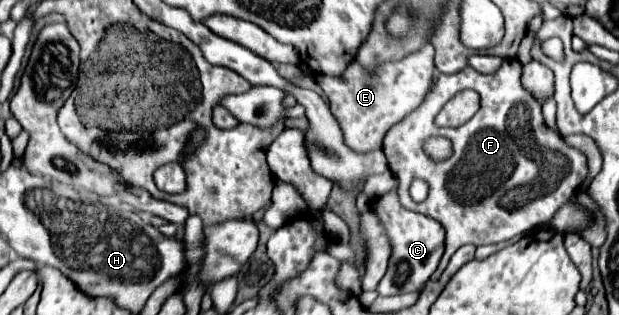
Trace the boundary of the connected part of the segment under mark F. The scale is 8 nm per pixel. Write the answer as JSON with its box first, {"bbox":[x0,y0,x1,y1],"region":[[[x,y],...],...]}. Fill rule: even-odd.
{"bbox":[384,61,588,281],"region":[[[518,61],[504,63],[494,75],[482,75],[472,67],[466,67],[456,75],[440,75],[424,103],[388,131],[384,153],[392,173],[400,181],[398,195],[402,207],[436,219],[446,231],[446,251],[430,277],[432,281],[440,279],[450,257],[462,245],[472,243],[478,247],[508,241],[528,233],[528,229],[548,223],[556,215],[556,209],[576,195],[588,175],[588,159],[584,153],[572,149],[560,133],[544,123],[542,105],[522,87]],[[464,89],[474,89],[480,95],[478,113],[456,129],[438,127],[434,117],[448,99]],[[434,135],[452,141],[454,153],[448,159],[434,161],[424,153],[424,141]],[[524,139],[528,143],[528,153],[524,151]],[[412,179],[430,183],[426,201],[412,201],[408,193]],[[514,205],[516,211],[510,209]]]}

